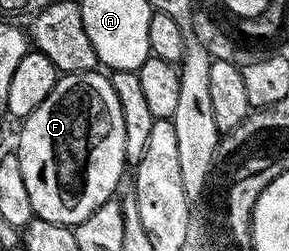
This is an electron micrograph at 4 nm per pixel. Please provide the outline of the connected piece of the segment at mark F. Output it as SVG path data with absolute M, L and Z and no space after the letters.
M99 70L69 72L60 75L59 81L53 86L53 90L49 90L49 98L45 98L45 102L41 102L41 106L37 106L37 110L33 110L33 114L29 114L22 121L22 124L23 129L19 132L17 155L21 162L21 175L25 178L25 190L29 190L29 202L33 202L33 210L38 219L74 226L85 222L85 218L89 218L89 214L93 214L93 210L97 210L97 206L101 206L116 195L115 187L118 186L119 179L123 176L123 168L126 169L128 163L125 158L125 114L121 114L121 102L117 102L117 93L113 91L110 75Z

